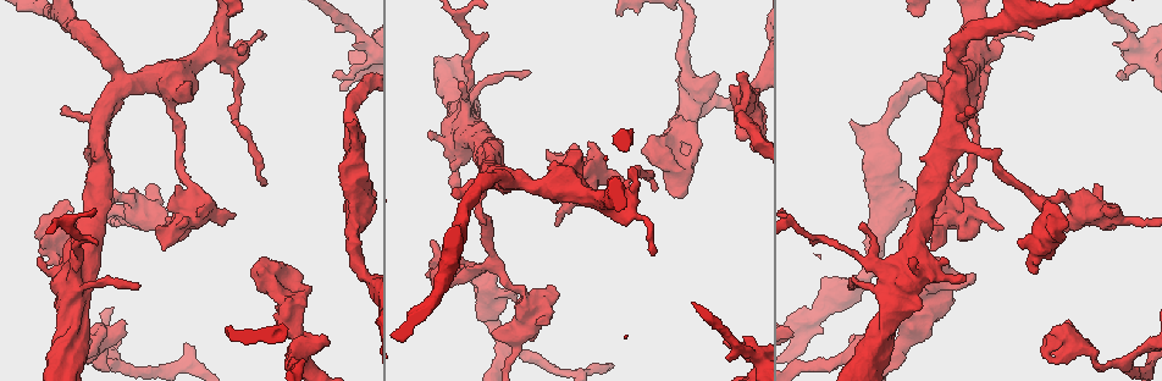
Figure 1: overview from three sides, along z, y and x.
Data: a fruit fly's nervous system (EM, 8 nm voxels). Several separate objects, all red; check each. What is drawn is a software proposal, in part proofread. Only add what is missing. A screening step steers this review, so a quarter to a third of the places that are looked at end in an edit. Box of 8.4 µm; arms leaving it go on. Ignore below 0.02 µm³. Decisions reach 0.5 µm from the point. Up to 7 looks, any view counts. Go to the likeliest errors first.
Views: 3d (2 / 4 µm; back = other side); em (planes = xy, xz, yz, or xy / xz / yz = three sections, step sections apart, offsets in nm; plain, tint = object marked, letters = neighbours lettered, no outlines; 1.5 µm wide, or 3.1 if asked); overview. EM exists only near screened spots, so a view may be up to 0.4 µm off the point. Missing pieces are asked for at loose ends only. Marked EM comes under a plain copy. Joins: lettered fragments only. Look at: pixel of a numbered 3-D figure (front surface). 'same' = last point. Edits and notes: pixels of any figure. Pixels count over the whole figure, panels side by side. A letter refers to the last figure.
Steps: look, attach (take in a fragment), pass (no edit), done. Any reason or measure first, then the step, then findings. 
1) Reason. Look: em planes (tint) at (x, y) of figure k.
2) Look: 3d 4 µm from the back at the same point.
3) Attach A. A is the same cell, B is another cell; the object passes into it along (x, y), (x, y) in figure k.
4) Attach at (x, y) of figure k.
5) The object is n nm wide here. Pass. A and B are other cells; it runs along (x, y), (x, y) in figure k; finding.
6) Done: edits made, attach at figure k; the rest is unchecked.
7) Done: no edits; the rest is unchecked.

Thick end. Look: em xz step 8 (tint) at (745, 73) of figure 1.

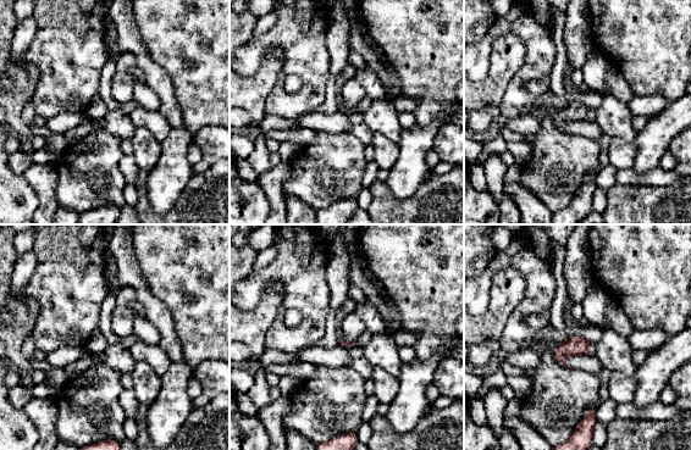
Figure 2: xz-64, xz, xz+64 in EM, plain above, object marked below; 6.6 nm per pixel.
Look: em xz step 8 (letters) at the same point.

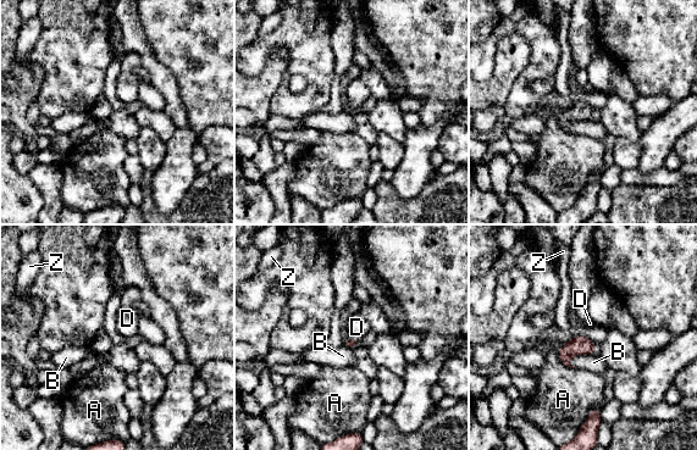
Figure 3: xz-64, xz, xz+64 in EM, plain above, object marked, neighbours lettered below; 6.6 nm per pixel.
The longest contact is with B, 190 nm. Attach D. D is the same cell, A, B and Z are other cells; it goes on there.

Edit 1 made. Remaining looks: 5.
Thick end. Look: em planes (letters) at (669, 193) of figure 1.

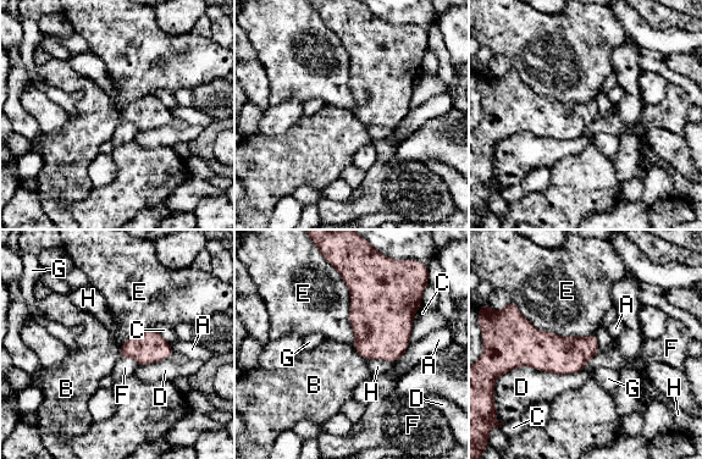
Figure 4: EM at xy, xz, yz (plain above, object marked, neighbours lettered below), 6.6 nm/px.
Pass. A, B, C, D, E, F, G and H are other cells; a border runs along (352, 347), (365, 360) in figure 4; no lettered fragment goes on from it.

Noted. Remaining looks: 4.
Look: em yz step 8 (letters) at (1058, 362) of figure 1.

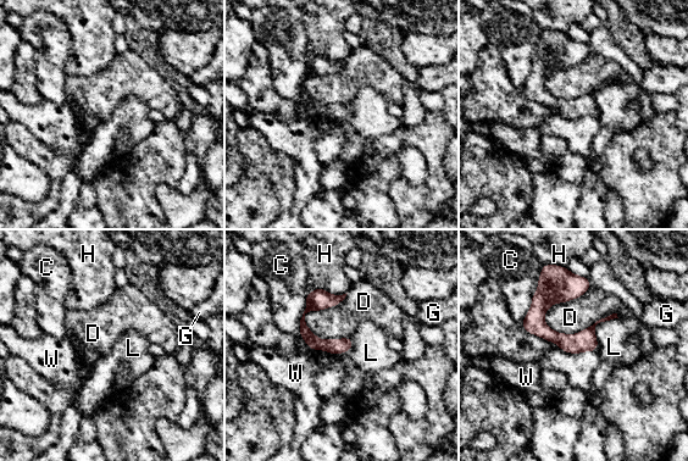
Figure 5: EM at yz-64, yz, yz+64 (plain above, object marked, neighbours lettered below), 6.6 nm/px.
Pass. C, D, G, H, L and W are other cells; a border runs along (543, 314), (571, 334), (619, 317) in figure 5; none of them fits.

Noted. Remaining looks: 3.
Done: edits made, attach at figure 3; the rest is unchecked.

